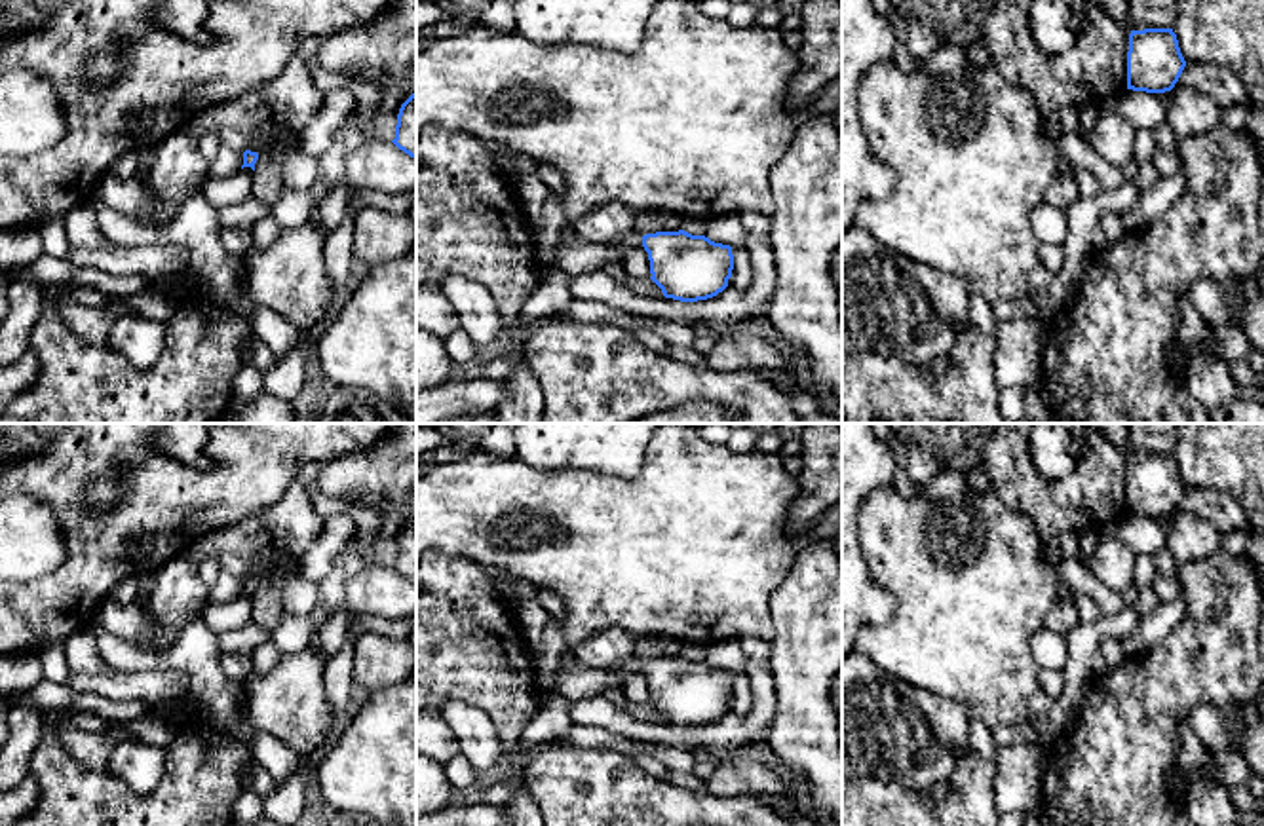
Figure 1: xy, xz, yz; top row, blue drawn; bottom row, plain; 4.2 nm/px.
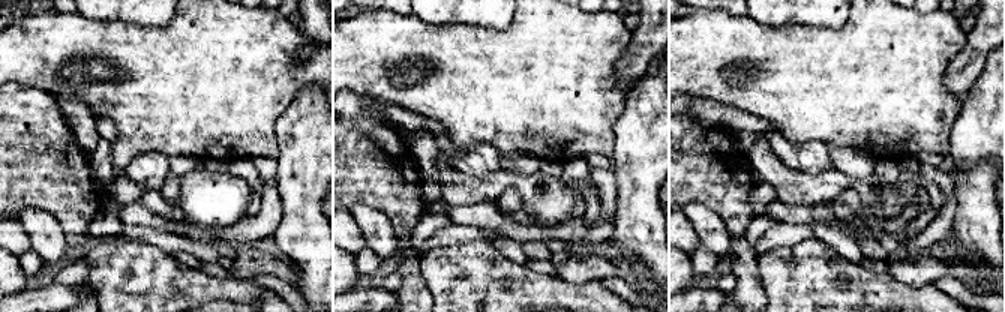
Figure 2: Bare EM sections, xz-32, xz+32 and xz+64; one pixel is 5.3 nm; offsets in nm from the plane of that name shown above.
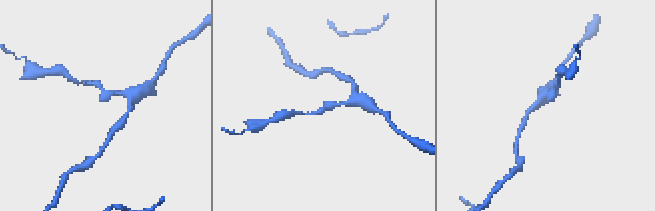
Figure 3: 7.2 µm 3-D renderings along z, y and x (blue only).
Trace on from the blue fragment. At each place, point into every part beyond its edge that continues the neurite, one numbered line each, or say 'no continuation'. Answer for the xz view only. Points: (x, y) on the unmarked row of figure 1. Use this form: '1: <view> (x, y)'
1: xz (574, 680)

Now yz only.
no continuation

